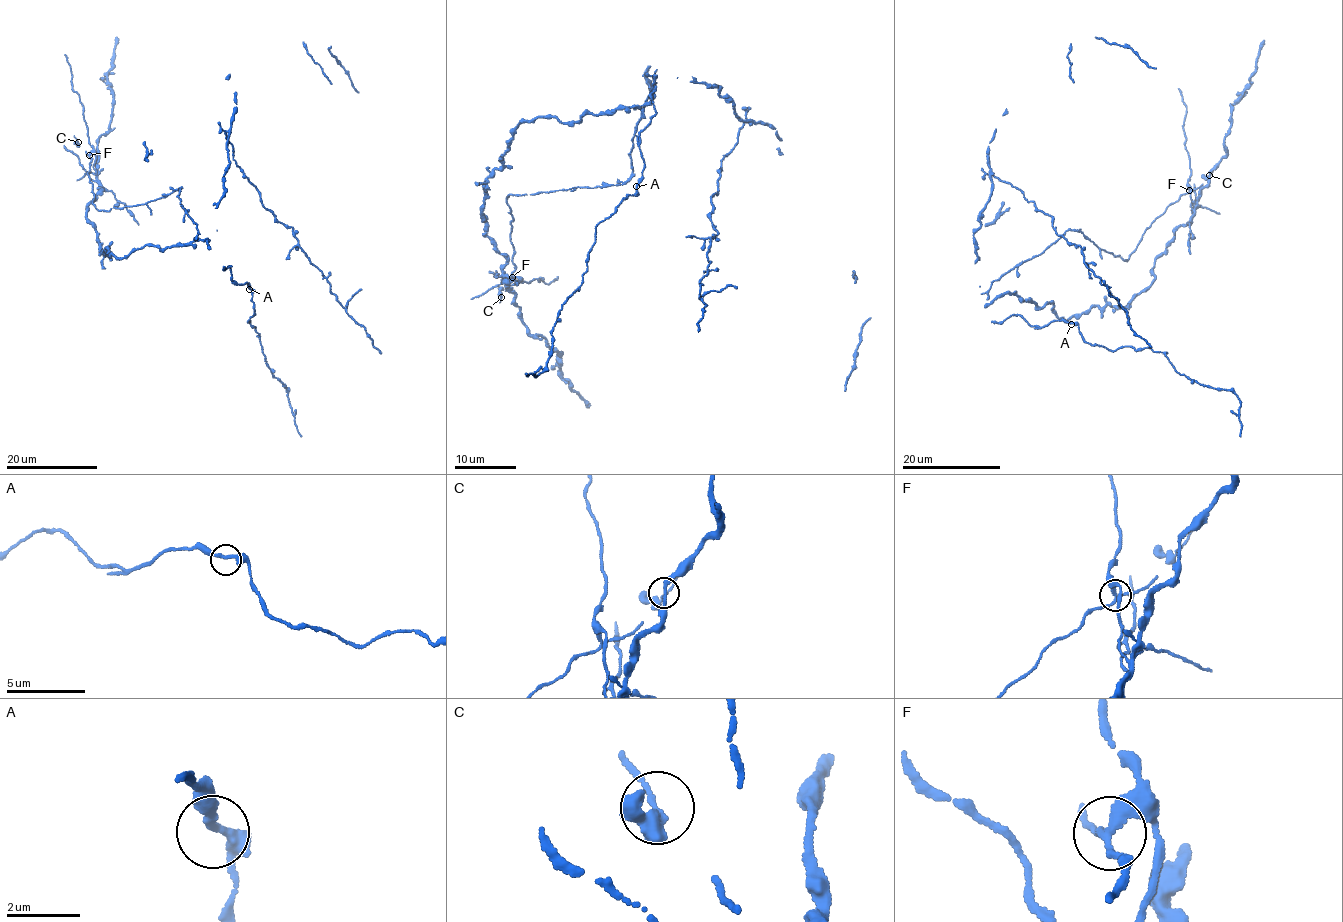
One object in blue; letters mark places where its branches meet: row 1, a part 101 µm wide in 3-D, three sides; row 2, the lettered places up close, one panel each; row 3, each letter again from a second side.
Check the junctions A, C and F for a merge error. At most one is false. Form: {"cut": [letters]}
{"cut": ["F"]}

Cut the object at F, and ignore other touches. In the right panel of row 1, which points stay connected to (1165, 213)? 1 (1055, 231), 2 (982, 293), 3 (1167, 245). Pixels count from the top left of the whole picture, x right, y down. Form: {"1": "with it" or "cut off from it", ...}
{"1": "cut off from it", "2": "with it", "3": "cut off from it"}

